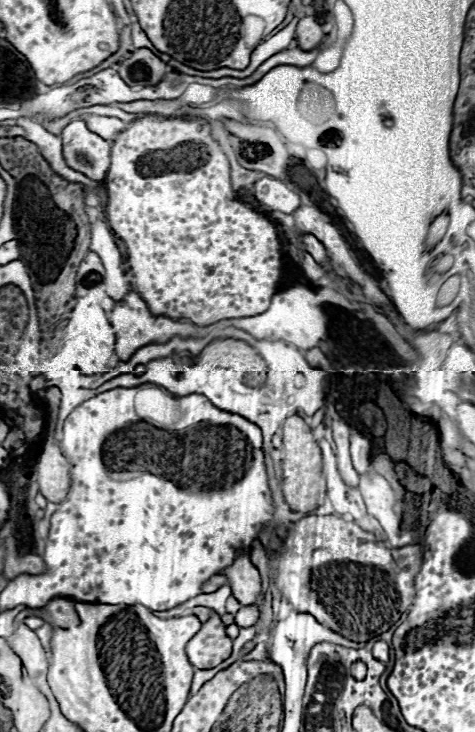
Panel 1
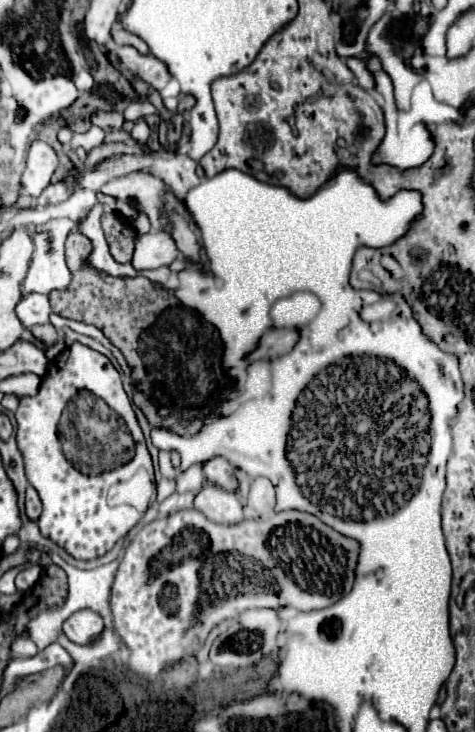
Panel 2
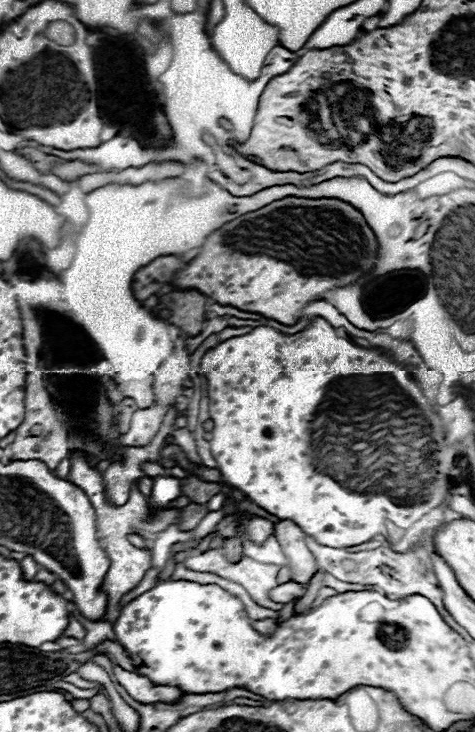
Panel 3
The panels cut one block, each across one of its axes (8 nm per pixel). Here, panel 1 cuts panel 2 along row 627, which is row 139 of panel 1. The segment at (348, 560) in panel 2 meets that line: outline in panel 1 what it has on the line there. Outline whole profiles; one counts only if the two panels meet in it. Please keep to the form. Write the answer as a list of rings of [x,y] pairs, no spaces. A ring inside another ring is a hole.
[[[160,114],[136,118],[116,136],[112,144],[112,164],[104,182],[108,192],[108,224],[114,234],[126,242],[135,291],[152,314],[172,320],[186,318],[196,326],[208,326],[222,318],[262,314],[262,310],[270,306],[270,298],[278,292],[282,274],[281,243],[276,226],[234,198],[228,158],[210,136],[210,124]]]

